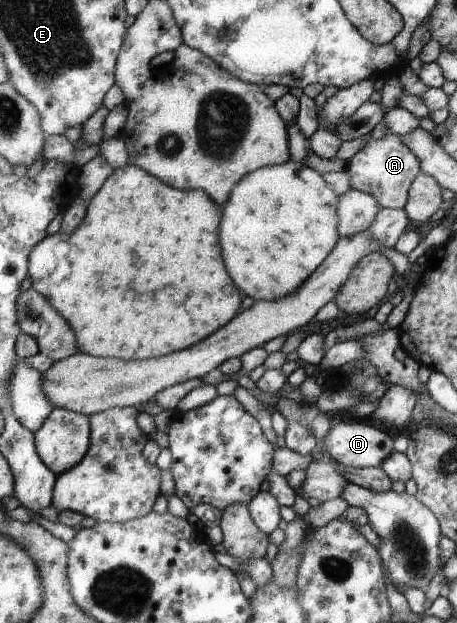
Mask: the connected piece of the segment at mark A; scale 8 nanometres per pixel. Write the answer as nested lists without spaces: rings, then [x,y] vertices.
[[[394,134],[369,140],[346,163],[344,171],[350,176],[350,188],[371,194],[382,209],[403,208],[408,200],[409,186],[420,172],[420,162],[416,155]]]

